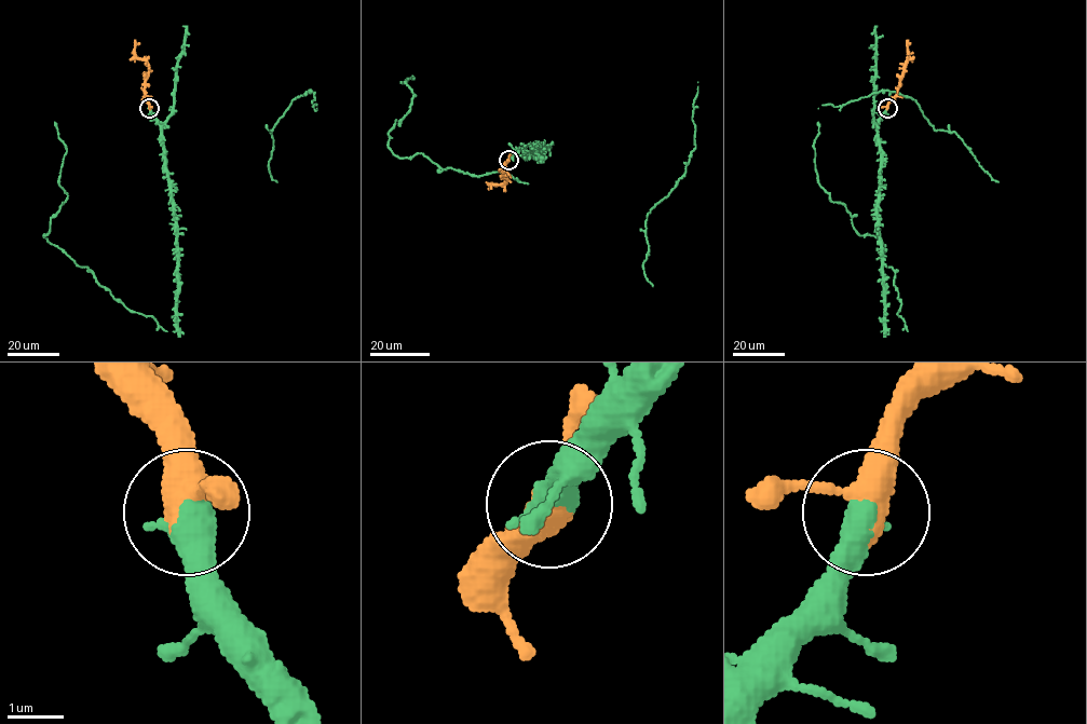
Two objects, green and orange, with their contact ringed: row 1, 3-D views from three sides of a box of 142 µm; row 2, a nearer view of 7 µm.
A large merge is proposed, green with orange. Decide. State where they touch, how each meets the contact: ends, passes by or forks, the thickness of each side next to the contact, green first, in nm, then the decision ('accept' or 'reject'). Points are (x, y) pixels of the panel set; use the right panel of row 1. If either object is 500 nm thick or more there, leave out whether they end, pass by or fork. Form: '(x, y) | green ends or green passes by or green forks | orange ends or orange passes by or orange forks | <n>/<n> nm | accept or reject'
(887, 108) | 550/480 nm | accept

